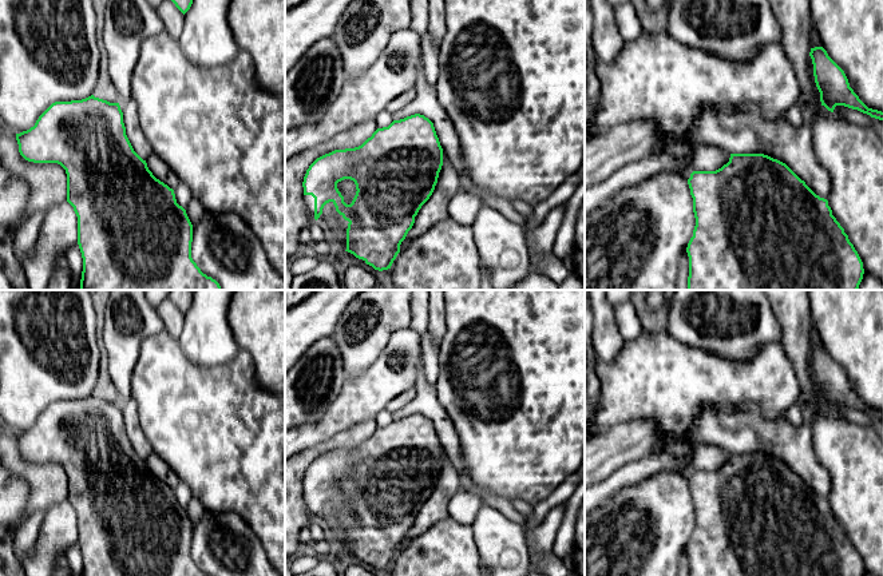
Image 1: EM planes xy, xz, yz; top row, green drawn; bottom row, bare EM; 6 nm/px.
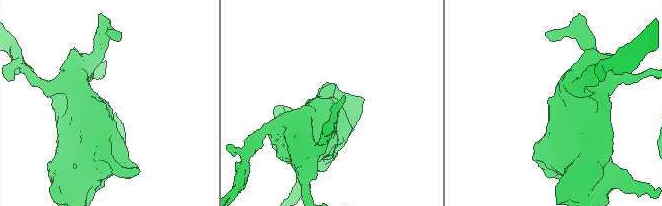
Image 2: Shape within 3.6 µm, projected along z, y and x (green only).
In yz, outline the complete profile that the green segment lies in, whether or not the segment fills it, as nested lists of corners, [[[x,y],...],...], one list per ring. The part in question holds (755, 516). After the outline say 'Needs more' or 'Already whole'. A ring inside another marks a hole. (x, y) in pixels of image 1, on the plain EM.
[[[730,453],[729,461],[716,470],[693,470],[688,484],[696,517],[693,536],[686,547],[689,576],[863,576],[863,561],[844,528],[832,515],[828,500],[816,494],[785,462],[764,453]]]. Already whole

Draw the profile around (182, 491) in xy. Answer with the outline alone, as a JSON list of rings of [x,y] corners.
[[[181,481],[175,488],[174,488],[174,493],[175,493],[175,498],[177,498],[177,502],[179,505],[182,505],[183,508],[187,507],[189,501],[191,500],[193,497],[193,493],[191,493],[191,489],[190,486]]]

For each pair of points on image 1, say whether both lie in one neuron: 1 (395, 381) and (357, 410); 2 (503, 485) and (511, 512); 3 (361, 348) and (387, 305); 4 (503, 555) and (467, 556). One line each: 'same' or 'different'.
1: same
2: different
3: same
4: different

